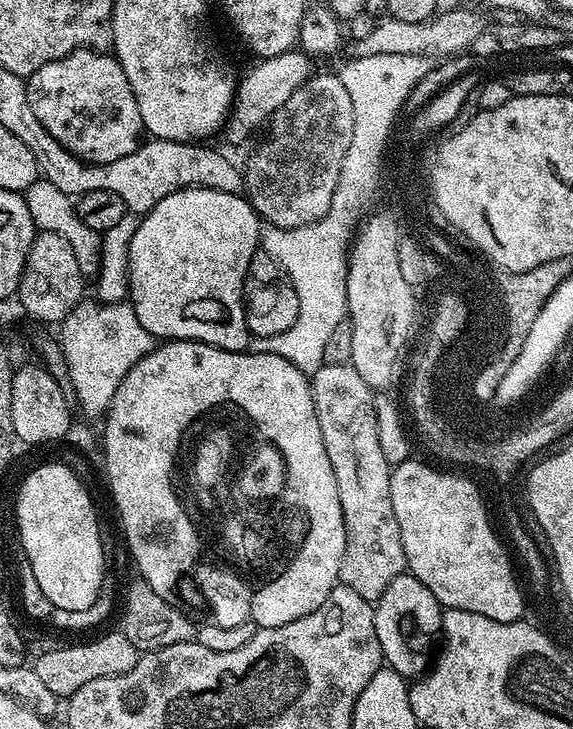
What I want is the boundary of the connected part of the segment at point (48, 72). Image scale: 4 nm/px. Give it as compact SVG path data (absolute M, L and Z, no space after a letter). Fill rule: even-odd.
M75 48L60 60L42 66L33 76L27 77L30 106L34 106L34 114L58 142L66 150L74 153L79 160L89 164L105 164L118 158L126 158L142 143L145 135L142 114L138 110L138 102L134 98L134 90L122 70L115 55L104 50L91 48Z

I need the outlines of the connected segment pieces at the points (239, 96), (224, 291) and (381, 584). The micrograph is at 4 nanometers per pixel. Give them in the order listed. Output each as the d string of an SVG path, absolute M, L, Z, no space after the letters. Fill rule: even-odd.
M293 50L291 52L283 52L277 56L266 56L259 61L257 68L252 68L243 77L238 80L238 87L236 90L236 99L232 105L231 113L226 121L226 132L228 128L228 140L232 144L240 144L256 127L263 125L265 122L271 120L275 112L280 109L282 102L286 102L286 98L290 98L290 94L294 94L294 90L298 90L308 81L308 77L313 75L314 68L308 60L309 57L303 51Z
M183 188L143 213L130 241L129 290L132 312L153 338L161 341L196 340L227 352L242 352L249 347L244 279L252 255L262 244L262 221L251 200L240 194L226 194L209 188Z
M324 363L317 372L311 373L310 383L318 430L322 434L322 446L334 470L338 502L342 502L346 526L346 550L342 554L338 580L343 587L354 590L354 594L362 594L362 598L375 602L380 599L382 590L390 586L393 578L405 575L408 563L402 546L402 530L398 530L398 518L394 518L394 502L390 502L393 465L386 462L386 454L382 454L382 442L378 442L374 392L366 382L362 382L362 374L358 374L358 370L354 370L351 363Z

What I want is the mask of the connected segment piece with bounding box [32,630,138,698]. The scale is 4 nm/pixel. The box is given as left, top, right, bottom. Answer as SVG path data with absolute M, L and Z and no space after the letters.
M116 630L90 641L89 644L69 643L62 650L51 651L36 658L32 668L56 697L67 698L82 690L86 682L94 682L94 678L110 678L128 673L135 666L137 659L138 653L130 638L126 638L123 631Z

